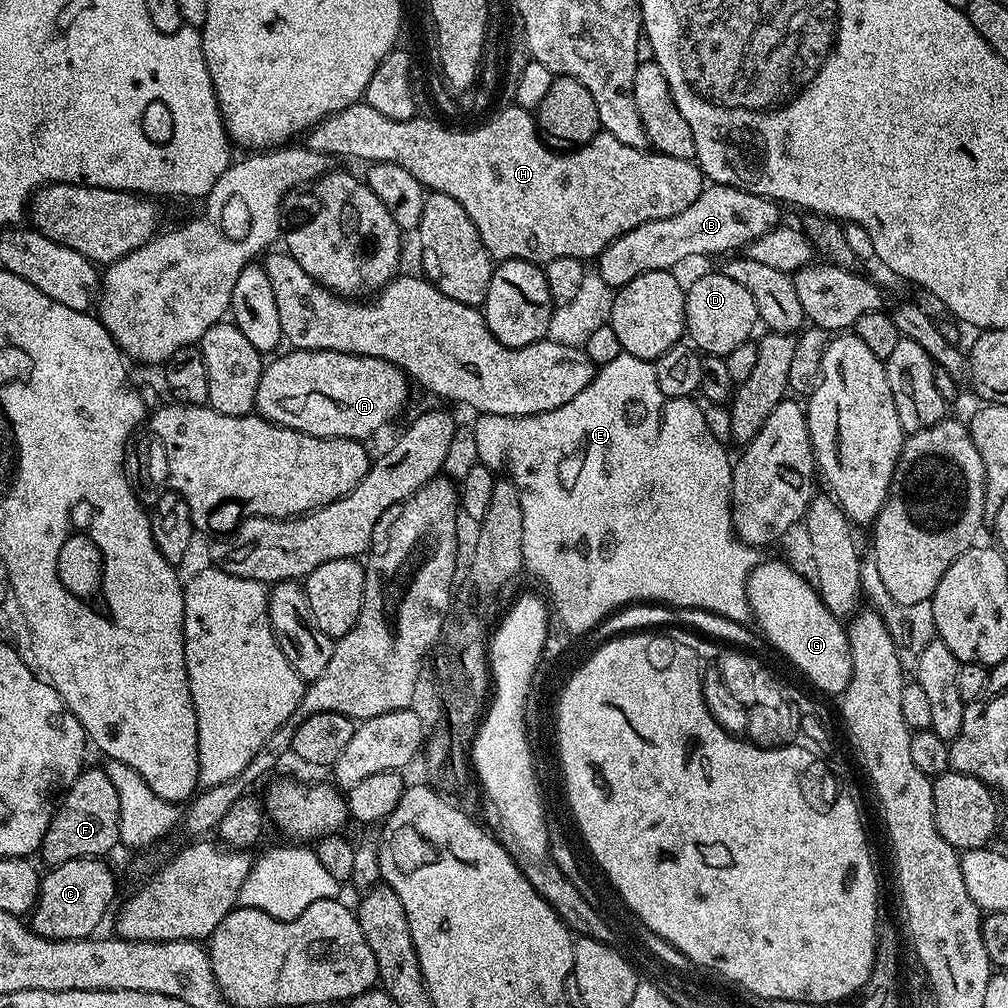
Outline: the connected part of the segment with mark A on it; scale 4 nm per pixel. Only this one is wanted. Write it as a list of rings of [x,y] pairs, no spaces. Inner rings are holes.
[[[291,349],[289,353],[268,363],[261,369],[259,384],[255,390],[255,411],[272,423],[280,424],[284,428],[296,429],[300,433],[310,434],[314,437],[346,437],[348,440],[366,440],[370,434],[378,431],[392,416],[396,415],[403,406],[407,396],[410,381],[400,368],[376,356],[351,355],[340,351],[306,351],[304,349]]]

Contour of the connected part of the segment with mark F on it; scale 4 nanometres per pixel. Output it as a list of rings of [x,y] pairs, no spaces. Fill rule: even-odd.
[[[85,767],[80,777],[66,789],[62,799],[55,805],[52,821],[40,843],[38,856],[41,856],[48,866],[78,858],[107,857],[107,852],[120,844],[119,817],[118,794],[103,767]]]

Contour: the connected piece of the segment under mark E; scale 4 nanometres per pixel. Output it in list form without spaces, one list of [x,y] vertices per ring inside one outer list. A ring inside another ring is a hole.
[[[621,351],[614,362],[599,365],[596,377],[588,383],[566,406],[558,410],[539,412],[533,416],[486,415],[481,413],[474,424],[472,440],[478,454],[479,463],[498,470],[505,461],[508,464],[510,478],[520,491],[522,506],[522,554],[525,569],[538,576],[547,591],[547,599],[556,599],[565,624],[576,634],[588,632],[597,627],[605,617],[633,602],[648,602],[648,592],[656,594],[656,602],[678,608],[704,608],[716,612],[736,623],[743,624],[751,617],[752,607],[748,605],[748,576],[758,563],[757,549],[739,539],[732,527],[732,470],[733,461],[728,461],[728,452],[720,445],[718,437],[712,433],[704,412],[695,404],[695,399],[686,396],[667,396],[662,394],[656,377],[656,365],[653,361],[634,358],[628,352]],[[662,570],[662,588],[656,586],[658,572]]]

